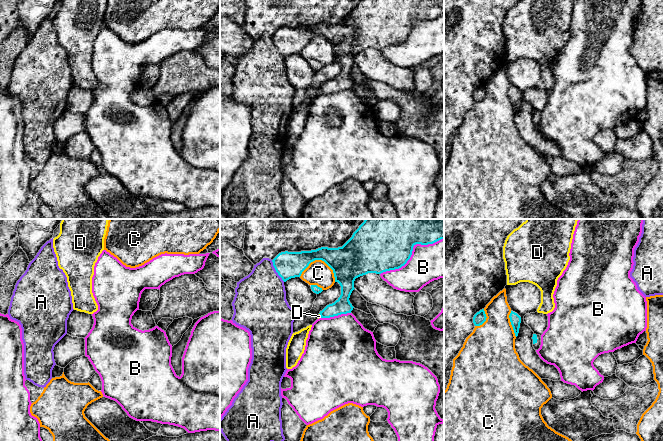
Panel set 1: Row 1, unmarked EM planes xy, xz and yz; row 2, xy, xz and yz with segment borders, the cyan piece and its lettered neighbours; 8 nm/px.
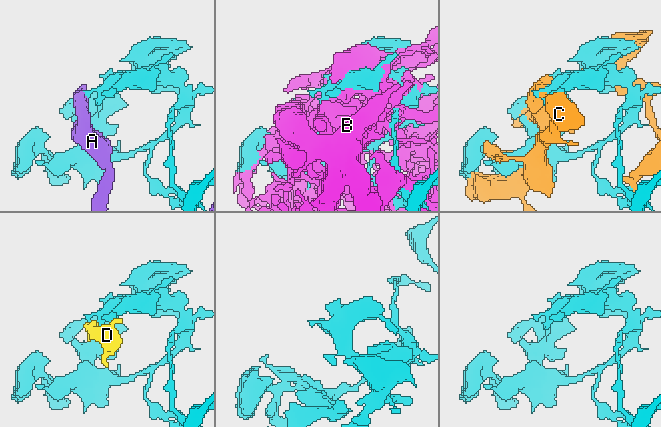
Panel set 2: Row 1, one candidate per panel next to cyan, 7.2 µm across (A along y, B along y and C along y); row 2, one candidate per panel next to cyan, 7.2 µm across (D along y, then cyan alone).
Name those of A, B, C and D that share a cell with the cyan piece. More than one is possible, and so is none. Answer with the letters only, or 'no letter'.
D

